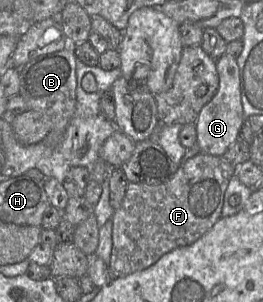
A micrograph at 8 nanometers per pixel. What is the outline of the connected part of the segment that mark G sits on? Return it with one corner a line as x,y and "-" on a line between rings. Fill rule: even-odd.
224,54
216,60
216,68
219,76
218,90
214,97
201,109
195,126
200,154
222,157
227,149
238,140
238,133
246,118
241,101
237,59

